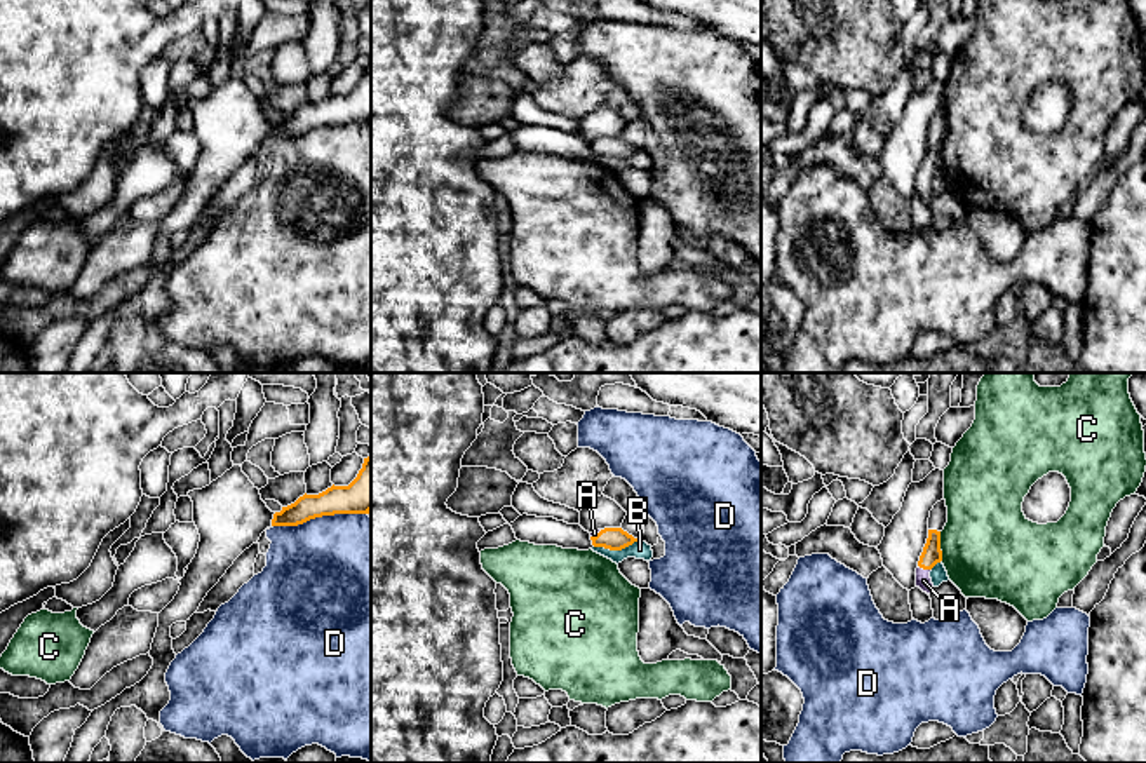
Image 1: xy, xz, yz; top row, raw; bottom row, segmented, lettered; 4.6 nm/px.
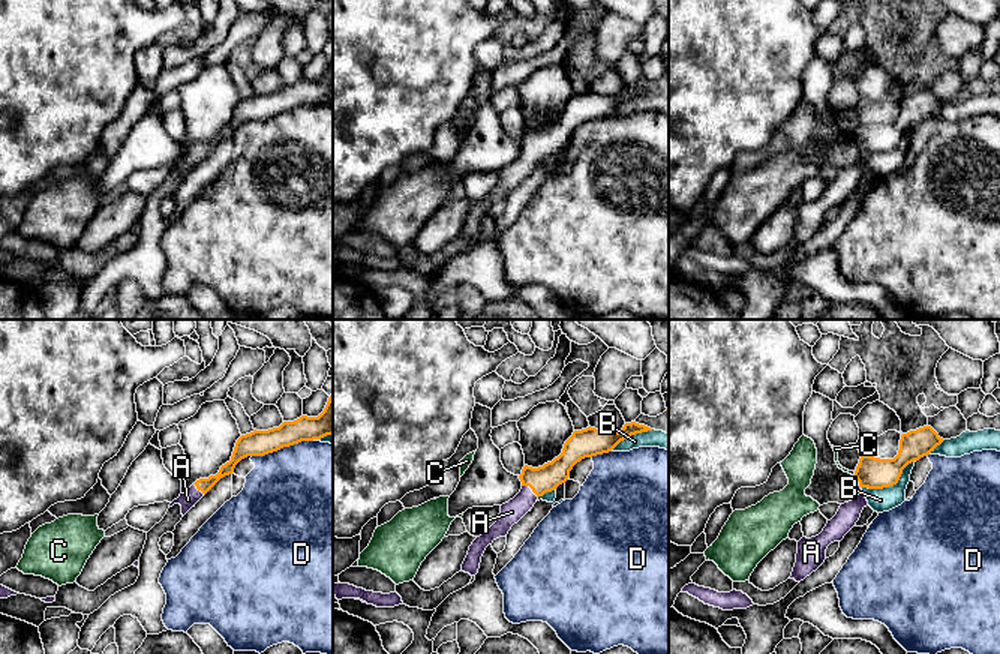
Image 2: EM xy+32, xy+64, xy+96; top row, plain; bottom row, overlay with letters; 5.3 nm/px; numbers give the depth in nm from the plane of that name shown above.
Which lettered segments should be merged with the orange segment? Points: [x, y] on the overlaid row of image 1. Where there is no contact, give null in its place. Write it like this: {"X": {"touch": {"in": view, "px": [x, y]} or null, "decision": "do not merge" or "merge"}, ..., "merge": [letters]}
{"A": {"touch": {"in": "yz", "px": [925, 568]}, "decision": "merge"}, "B": {"touch": {"in": "xz", "px": [615, 549]}, "decision": "do not merge"}, "C": {"touch": {"in": "yz", "px": [939, 547]}, "decision": "do not merge"}, "D": {"touch": {"in": "xy", "px": [319, 516]}, "decision": "do not merge"}, "merge": ["A"]}

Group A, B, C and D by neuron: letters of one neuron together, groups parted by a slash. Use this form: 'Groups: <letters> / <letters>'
Groups: A / B / C / D

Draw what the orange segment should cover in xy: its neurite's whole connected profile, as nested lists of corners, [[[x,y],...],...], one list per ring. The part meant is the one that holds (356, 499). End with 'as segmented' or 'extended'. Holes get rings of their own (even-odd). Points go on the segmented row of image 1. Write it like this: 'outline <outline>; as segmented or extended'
outline [[[371,453],[348,486],[331,486],[319,495],[303,495],[273,514],[272,526],[298,526],[310,519],[334,514],[371,512]]]; as segmented

